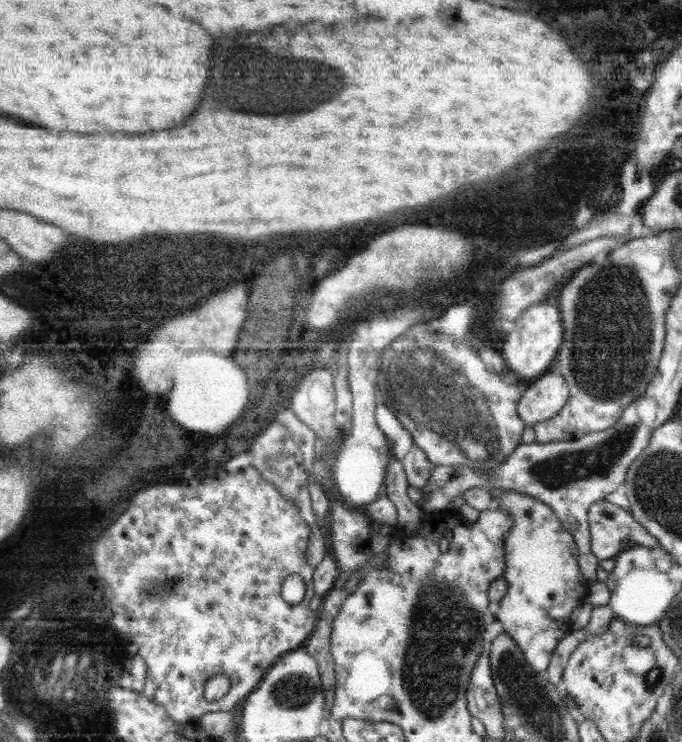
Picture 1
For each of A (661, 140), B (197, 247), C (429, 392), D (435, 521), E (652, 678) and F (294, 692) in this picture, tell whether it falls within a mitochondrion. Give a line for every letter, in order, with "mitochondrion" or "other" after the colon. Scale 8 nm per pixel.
A: other
B: mitochondrion
C: mitochondrion
D: other
E: mitochondrion
F: mitochondrion

